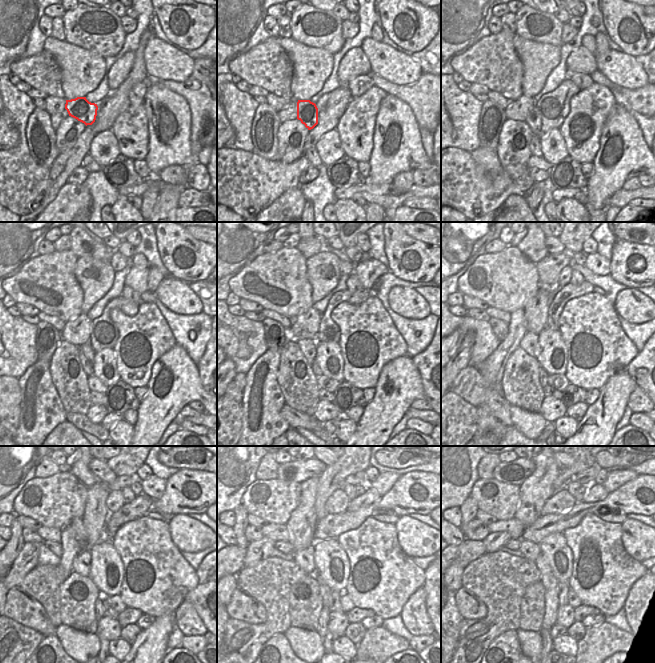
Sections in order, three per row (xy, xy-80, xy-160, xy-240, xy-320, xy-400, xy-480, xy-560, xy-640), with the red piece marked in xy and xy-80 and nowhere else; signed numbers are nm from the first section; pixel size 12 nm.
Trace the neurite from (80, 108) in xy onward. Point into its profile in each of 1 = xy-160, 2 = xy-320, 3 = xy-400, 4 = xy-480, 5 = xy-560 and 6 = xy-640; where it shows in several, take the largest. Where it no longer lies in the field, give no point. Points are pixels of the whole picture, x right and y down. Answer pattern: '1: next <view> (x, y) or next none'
1: next xy-160 (533, 119)
2: next xy-320 (317, 371)
3: next xy-400 (544, 375)
4: next xy-480 (98, 606)
5: next xy-560 (323, 621)
6: next xy-640 (547, 643)

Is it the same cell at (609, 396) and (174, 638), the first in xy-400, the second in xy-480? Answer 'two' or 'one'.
two

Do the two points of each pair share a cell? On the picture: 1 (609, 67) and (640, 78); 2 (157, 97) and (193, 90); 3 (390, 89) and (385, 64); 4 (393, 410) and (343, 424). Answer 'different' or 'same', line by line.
1: same
2: different
3: different
4: different

